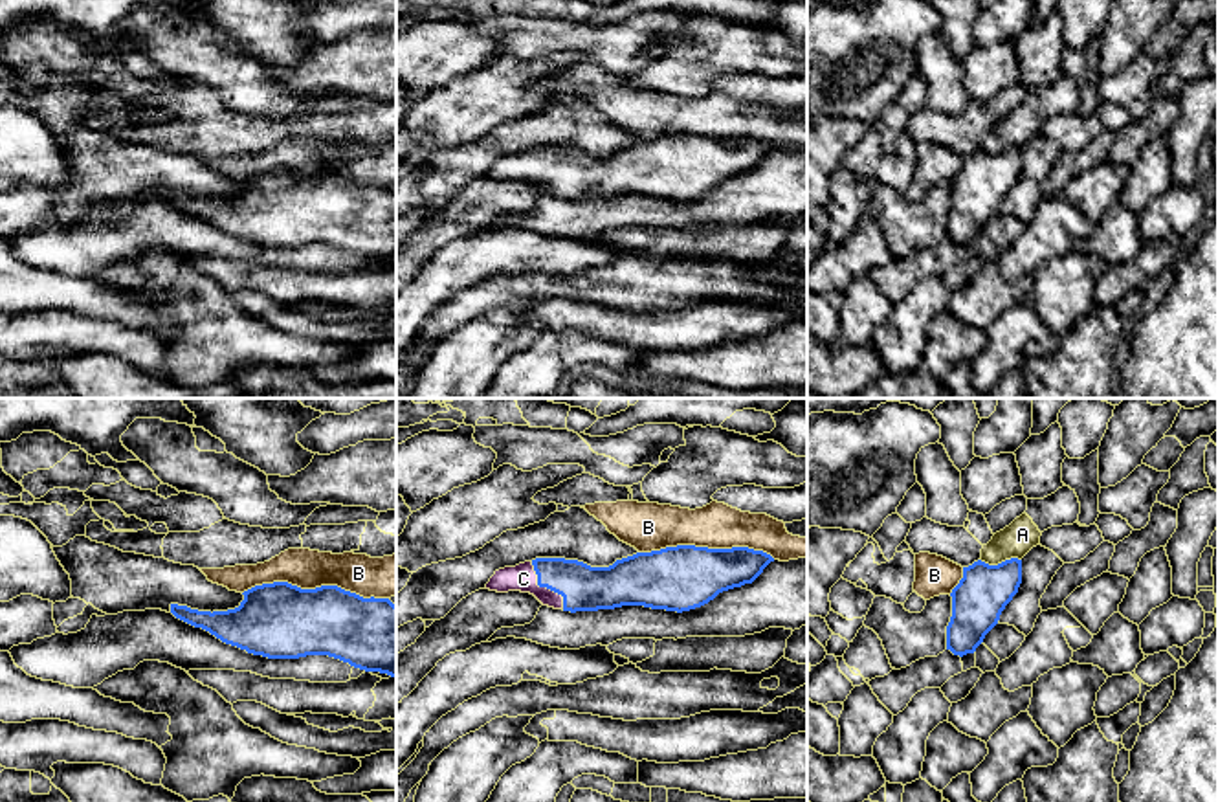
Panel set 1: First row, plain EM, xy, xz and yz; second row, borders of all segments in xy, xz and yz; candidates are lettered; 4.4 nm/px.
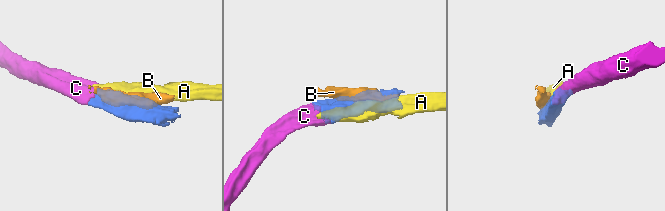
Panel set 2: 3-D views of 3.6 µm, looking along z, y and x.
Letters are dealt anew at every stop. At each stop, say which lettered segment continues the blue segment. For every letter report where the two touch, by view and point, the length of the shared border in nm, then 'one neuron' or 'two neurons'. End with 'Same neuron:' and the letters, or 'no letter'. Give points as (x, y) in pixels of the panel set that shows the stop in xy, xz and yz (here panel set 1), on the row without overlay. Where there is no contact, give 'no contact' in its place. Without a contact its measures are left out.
A: meets blue in yz at (1000, 153); contact 180 nm long; two neurons
B: meets blue in xy at (316, 177); contact 650 nm long; two neurons
C: meets blue in xz at (545, 175); contact 260 nm long; one neuron
Same neuron: C

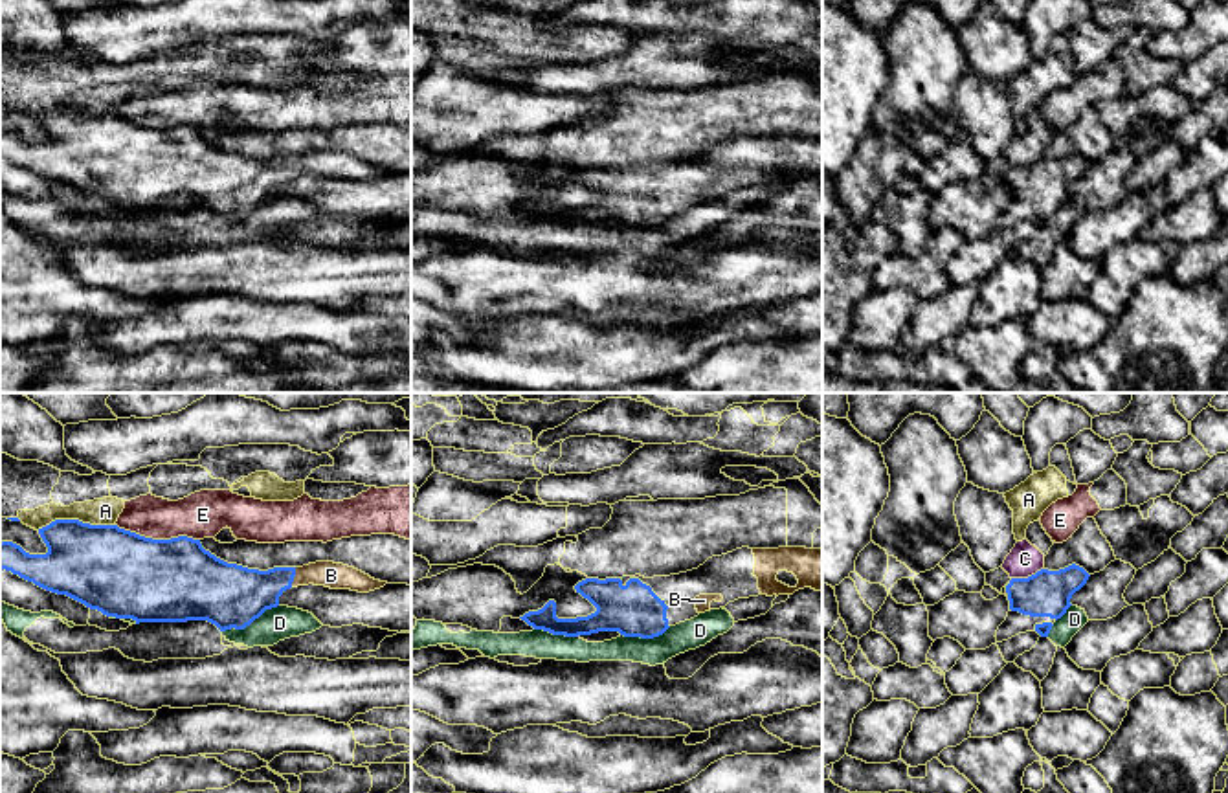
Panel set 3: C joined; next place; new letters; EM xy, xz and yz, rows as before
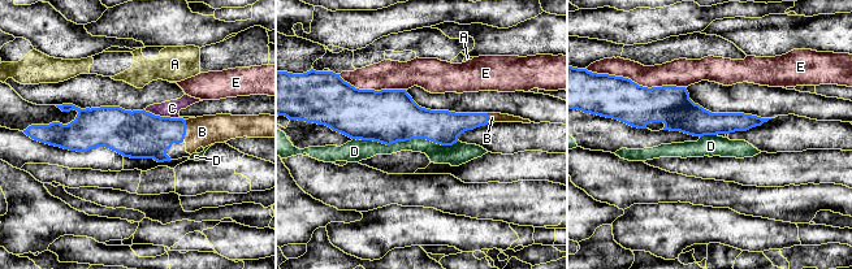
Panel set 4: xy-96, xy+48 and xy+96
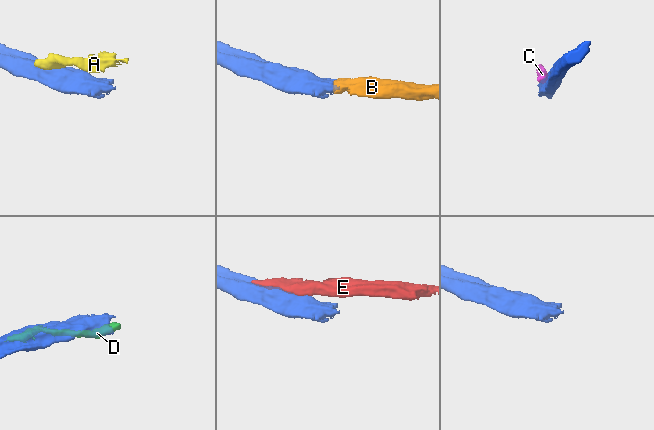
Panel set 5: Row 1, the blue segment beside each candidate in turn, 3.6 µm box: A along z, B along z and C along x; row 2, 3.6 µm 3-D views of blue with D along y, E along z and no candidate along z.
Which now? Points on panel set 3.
A: meets blue in xy at (76, 109); contact 340 nm long; two neurons
B: meets blue in xy at (294, 164); contact 90 nm long; one neuron
C: meets blue in yz at (1028, 166); contact 140 nm long; two neurons
D: meets blue in xy at (250, 212); contact 280 nm long; two neurons
E: meets blue in xy at (158, 129); contact 380 nm long; two neurons
Same neuron: B

